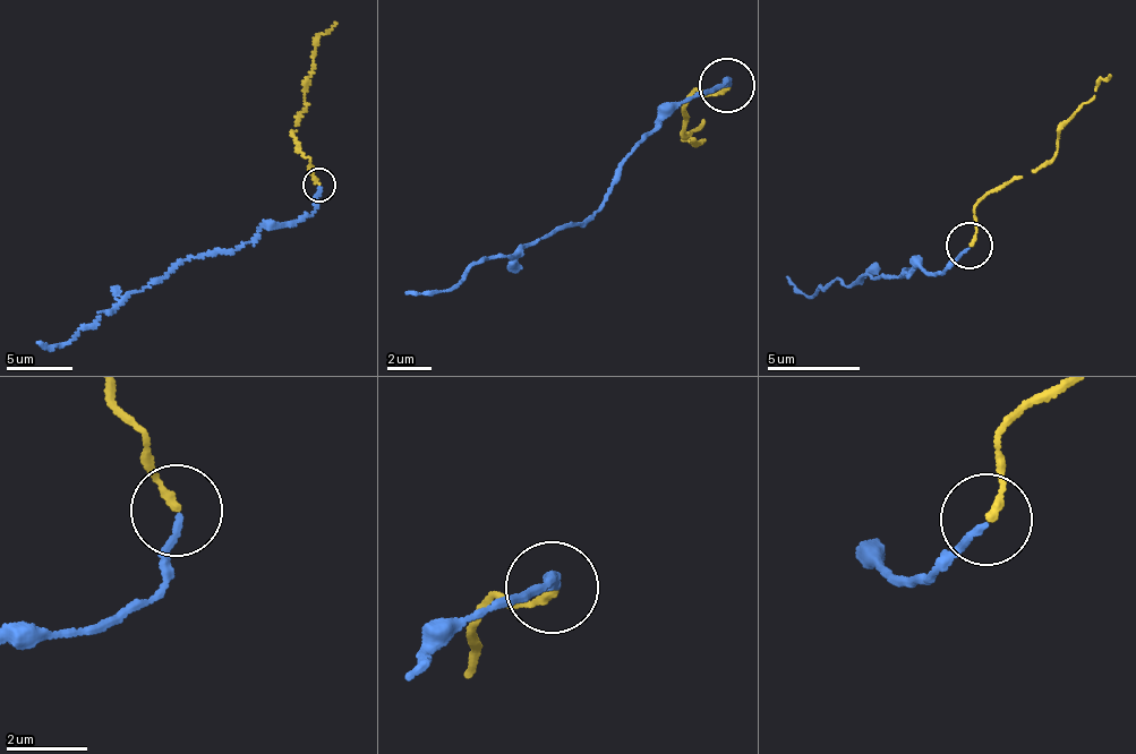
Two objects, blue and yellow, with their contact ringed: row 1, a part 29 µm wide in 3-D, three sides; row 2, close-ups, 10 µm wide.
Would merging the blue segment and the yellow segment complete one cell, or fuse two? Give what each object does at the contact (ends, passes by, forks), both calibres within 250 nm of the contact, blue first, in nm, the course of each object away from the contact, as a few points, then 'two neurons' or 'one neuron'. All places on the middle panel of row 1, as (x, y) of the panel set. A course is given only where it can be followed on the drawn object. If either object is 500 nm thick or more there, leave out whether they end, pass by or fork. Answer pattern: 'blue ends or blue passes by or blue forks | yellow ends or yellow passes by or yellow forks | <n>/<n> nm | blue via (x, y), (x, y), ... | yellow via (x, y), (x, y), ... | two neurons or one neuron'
blue ends | yellow ends | 160/190 nm | blue via (731, 87), (669, 102), (662, 123), (625, 152), (595, 214), (464, 266), (455, 289), (418, 297), (403, 290) | yellow via (727, 86), (690, 92), (683, 131), (700, 144), (682, 135), (689, 138), (701, 117) | one neuron

